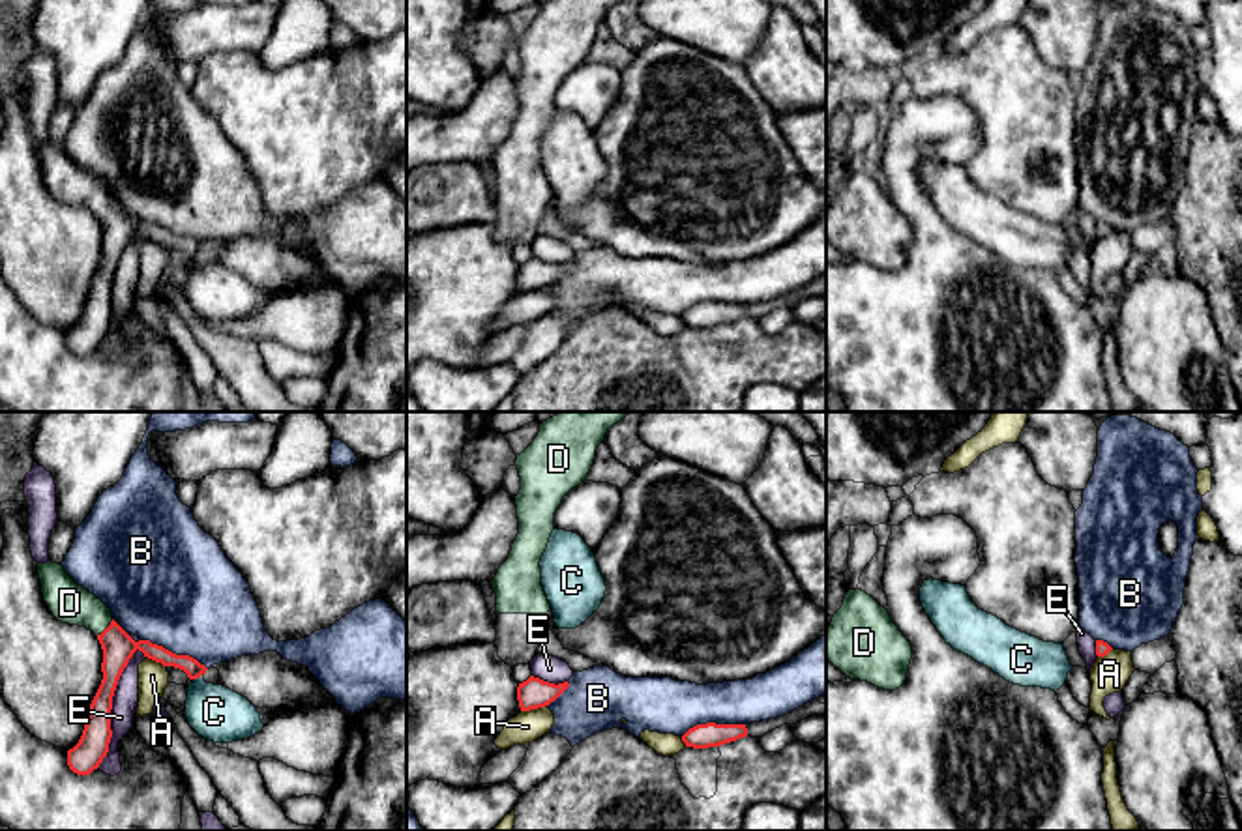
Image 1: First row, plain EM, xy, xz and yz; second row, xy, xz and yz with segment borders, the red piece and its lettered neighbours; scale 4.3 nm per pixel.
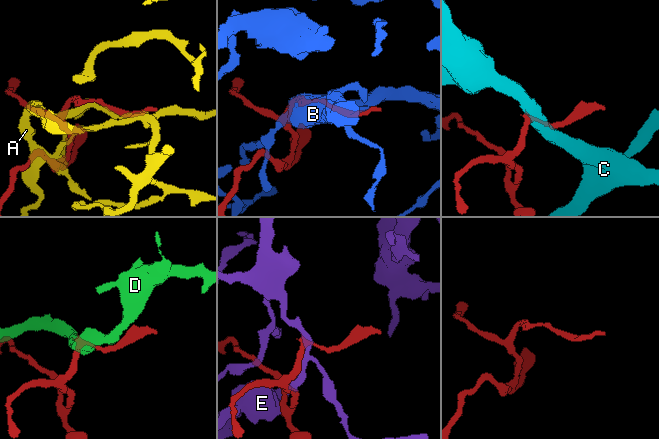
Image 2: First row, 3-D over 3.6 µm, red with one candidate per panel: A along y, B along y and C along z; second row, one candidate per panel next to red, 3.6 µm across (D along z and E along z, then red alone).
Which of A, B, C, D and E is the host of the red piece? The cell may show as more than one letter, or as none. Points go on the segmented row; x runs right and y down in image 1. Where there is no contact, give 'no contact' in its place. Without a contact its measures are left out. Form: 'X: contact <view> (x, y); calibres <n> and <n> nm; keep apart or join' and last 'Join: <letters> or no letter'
A: contact xz (532, 708); calibres 130 and 140 nm; keep apart
B: contact xy (175, 654); calibres 140 and 480 nm; keep apart
C: contact xy (197, 676); calibres 80 and 240 nm; keep apart
D: contact xy (105, 629); calibres 140 and 180 nm; join
E: contact xy (111, 708); calibres 140 and 110 nm; keep apart
Join: D

